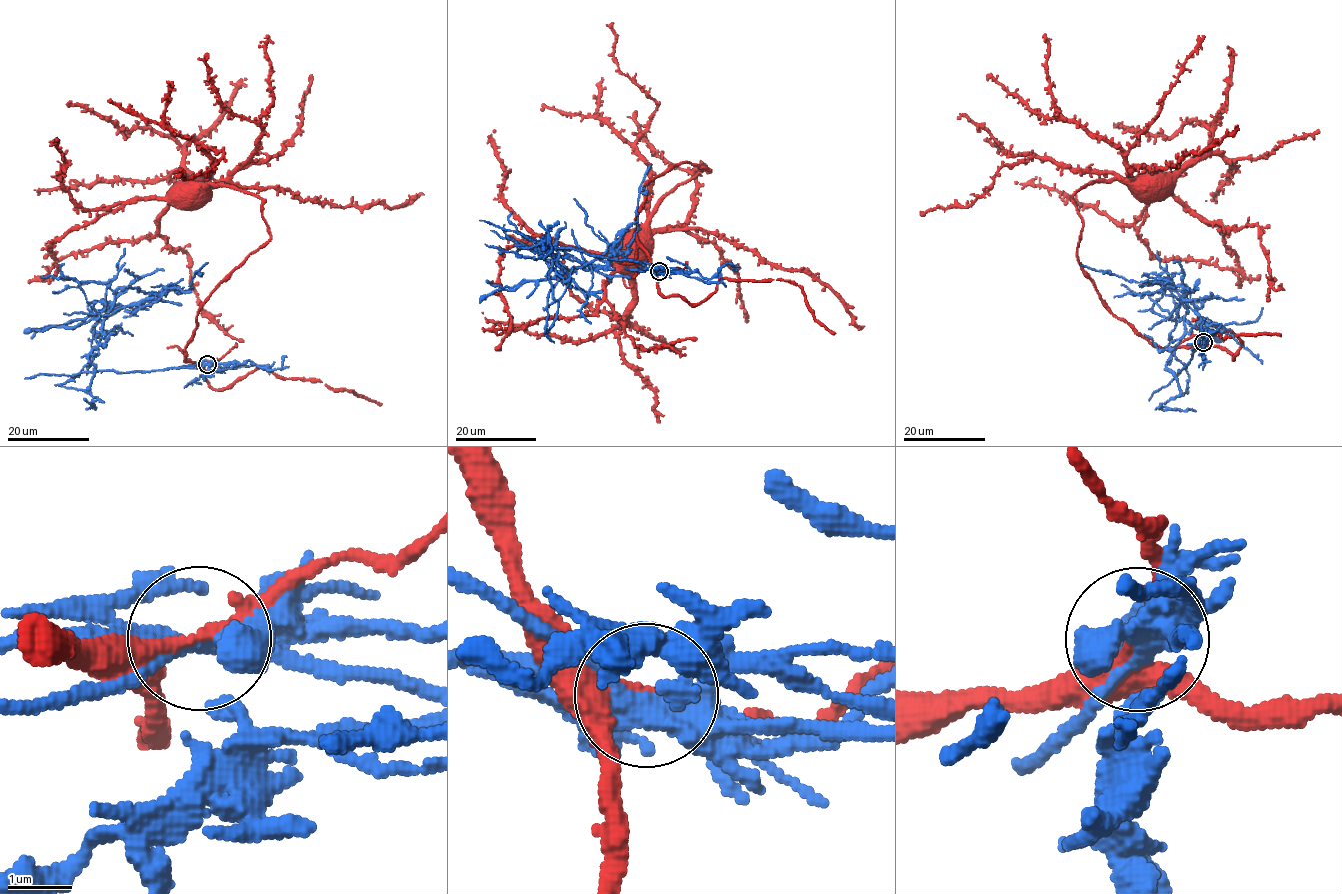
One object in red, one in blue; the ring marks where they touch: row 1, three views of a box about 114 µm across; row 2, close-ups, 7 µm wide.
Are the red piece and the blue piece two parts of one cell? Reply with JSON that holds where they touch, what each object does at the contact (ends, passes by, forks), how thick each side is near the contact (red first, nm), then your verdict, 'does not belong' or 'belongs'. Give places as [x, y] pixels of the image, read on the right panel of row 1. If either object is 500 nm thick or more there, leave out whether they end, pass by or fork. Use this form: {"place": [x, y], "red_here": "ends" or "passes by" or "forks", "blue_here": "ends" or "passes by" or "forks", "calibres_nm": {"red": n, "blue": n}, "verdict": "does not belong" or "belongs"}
{"place": [1203, 342], "red_here": "passes by", "blue_here": "forks", "calibres_nm": {"red": 240, "blue": 320}, "verdict": "does not belong"}

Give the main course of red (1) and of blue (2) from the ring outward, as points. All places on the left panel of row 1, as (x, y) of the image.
1: (206, 364), (185, 359), (197, 314), (269, 239), (269, 227), (264, 201), (251, 193), (225, 185), (183, 186)
2: (206, 364), (128, 373), (96, 371), (88, 361), (111, 304), (135, 309), (166, 289), (181, 294), (208, 262)

